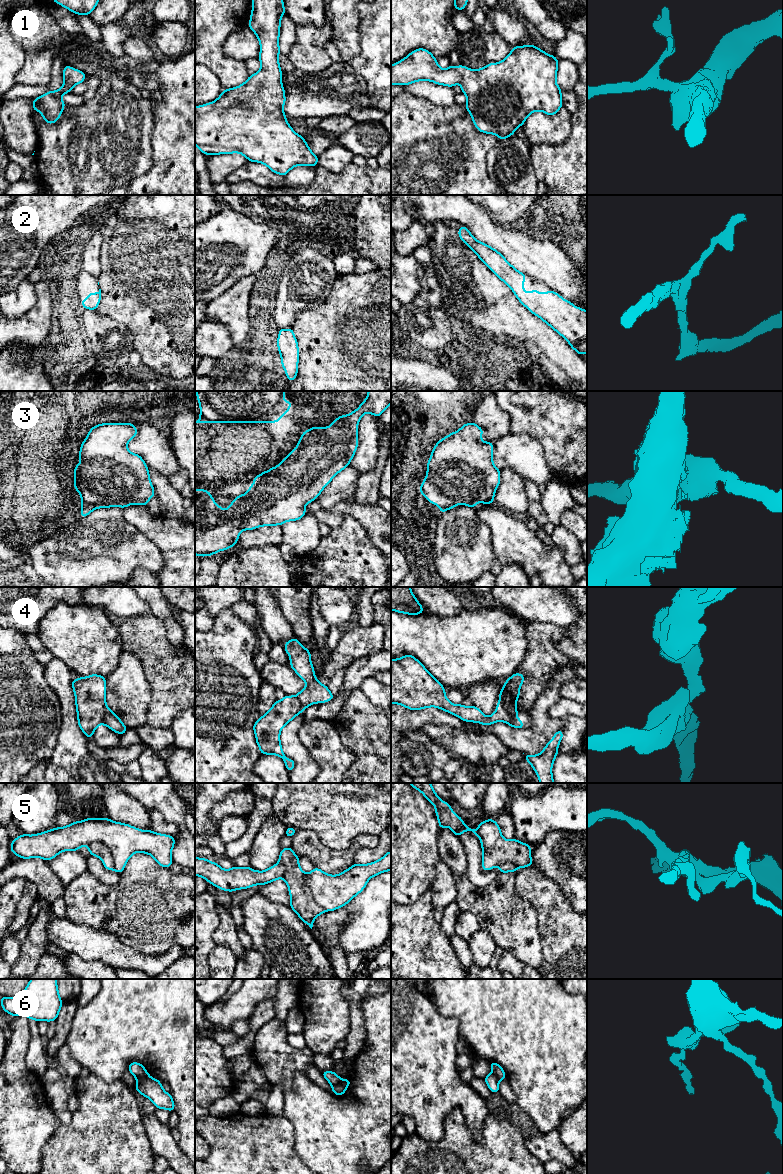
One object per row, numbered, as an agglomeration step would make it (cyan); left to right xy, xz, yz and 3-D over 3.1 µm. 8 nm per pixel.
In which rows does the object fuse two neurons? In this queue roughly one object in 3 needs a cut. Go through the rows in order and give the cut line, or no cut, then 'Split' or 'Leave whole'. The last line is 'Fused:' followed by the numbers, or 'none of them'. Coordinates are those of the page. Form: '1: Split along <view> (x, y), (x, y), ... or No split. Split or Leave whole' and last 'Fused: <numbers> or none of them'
1: No split. Leave whole
2: No split. Leave whole
3: Split along yz (426, 483), (435, 483), (437, 494), (451, 495), (459, 503). Split
4: Split along yz (499, 700), (512, 713), (516, 714). Split
5: Split along xy (91, 842), (103, 842), (106, 845), (112, 857), (114, 869). Split
6: Split along xz (331, 1084), (343, 1084), (346, 1087). Split
Fused: 3, 4, 5, 6

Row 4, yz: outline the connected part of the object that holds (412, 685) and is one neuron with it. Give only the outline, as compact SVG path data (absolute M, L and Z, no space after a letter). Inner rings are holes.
M413 655L391 659L391 704L400 704L410 710L437 707L466 722L489 726L501 721L517 729L524 728L517 714L512 714L500 701L491 716L485 716L474 705L452 704L443 685Z

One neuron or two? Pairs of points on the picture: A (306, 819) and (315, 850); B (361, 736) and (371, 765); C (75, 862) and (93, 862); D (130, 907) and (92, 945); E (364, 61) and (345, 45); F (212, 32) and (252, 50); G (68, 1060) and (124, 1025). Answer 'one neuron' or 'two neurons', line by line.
A: two neurons
B: one neuron
C: two neurons
D: two neurons
E: two neurons
F: two neurons
G: two neurons

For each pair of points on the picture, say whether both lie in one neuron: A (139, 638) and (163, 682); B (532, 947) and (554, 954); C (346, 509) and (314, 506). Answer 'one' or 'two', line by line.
A: one
B: two
C: one

